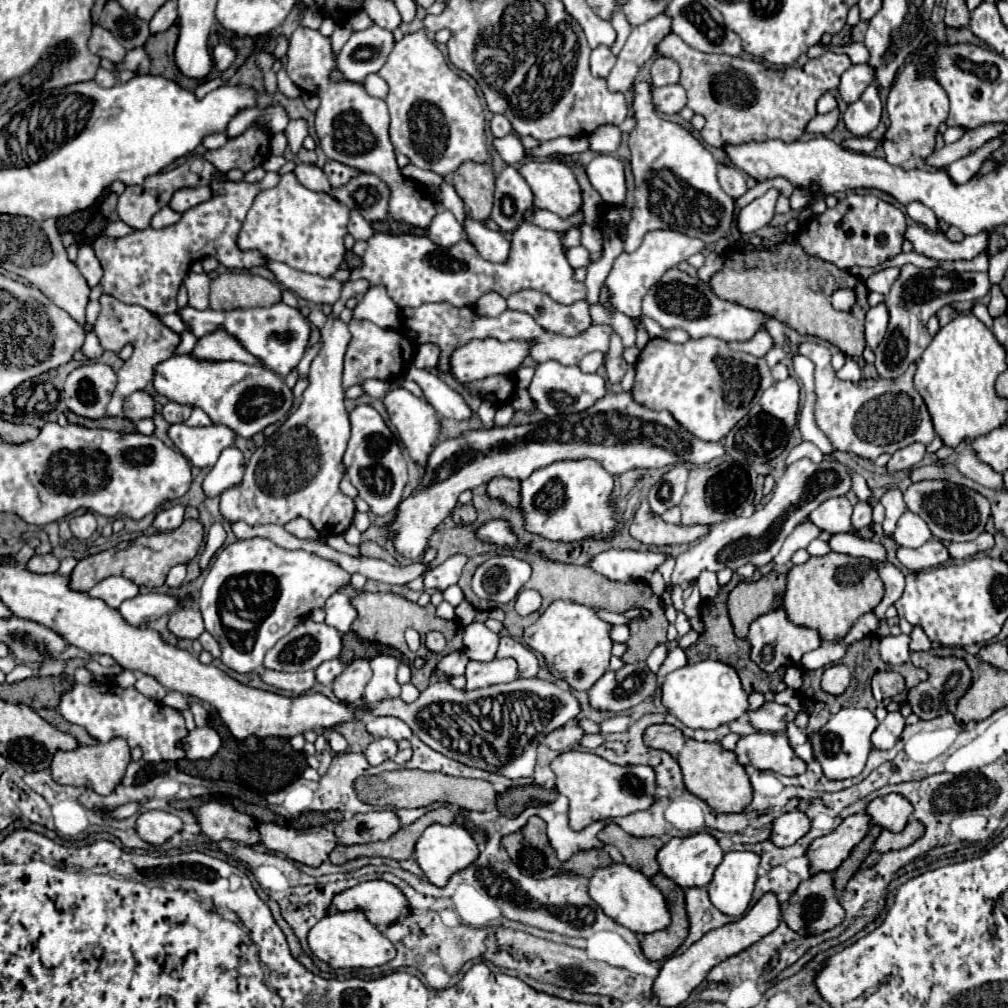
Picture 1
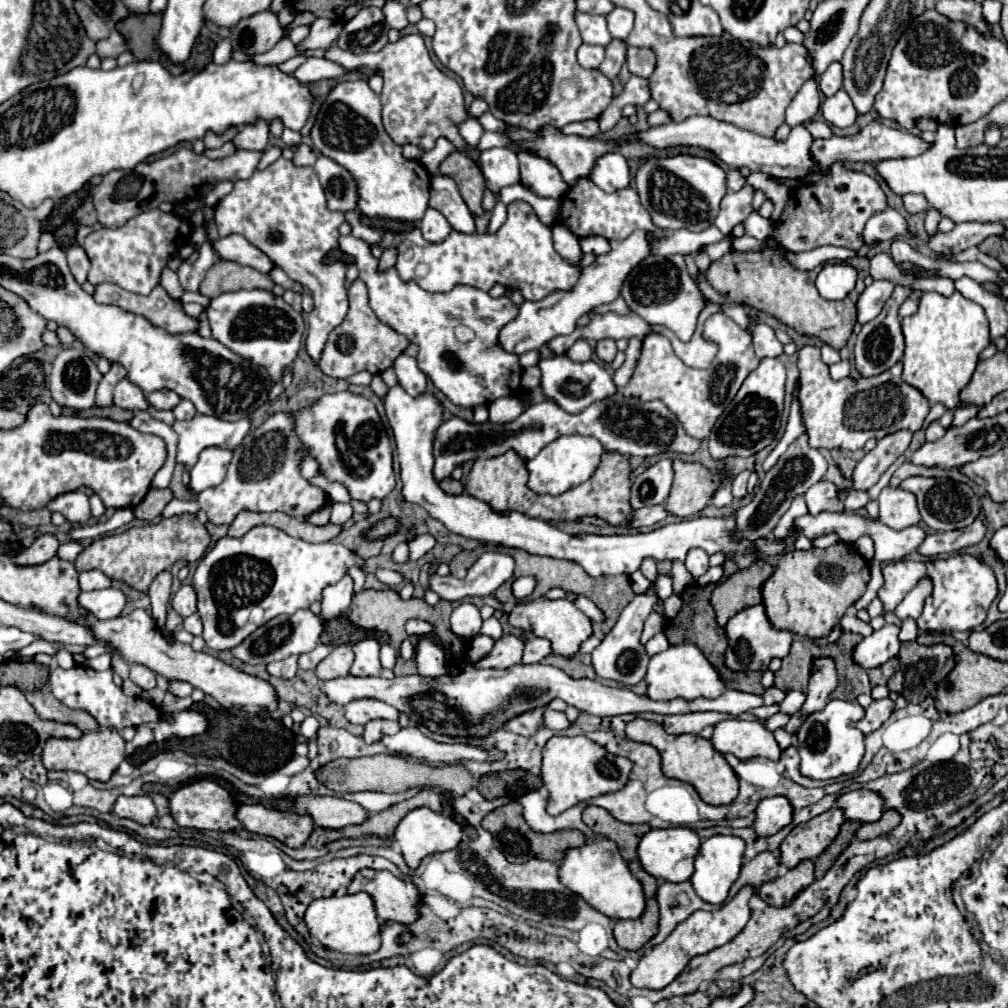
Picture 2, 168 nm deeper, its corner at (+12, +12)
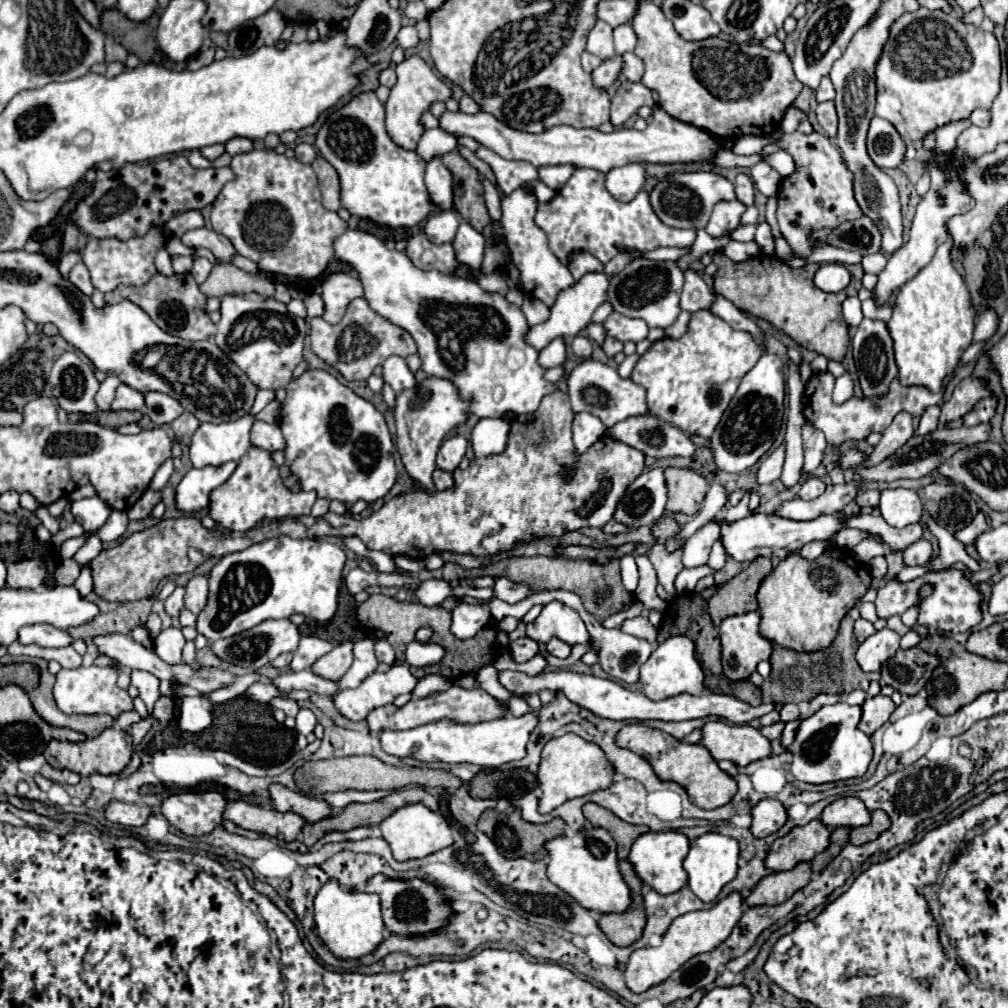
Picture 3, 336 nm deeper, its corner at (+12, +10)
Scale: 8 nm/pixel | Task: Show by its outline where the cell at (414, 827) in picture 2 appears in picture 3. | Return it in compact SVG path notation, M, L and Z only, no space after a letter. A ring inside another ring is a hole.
M420 802L402 806L400 810L394 810L388 818L384 818L384 822L380 822L380 830L382 830L382 836L388 842L388 846L390 846L396 860L424 858L424 856L428 856L436 850L442 850L442 848L446 848L454 842L452 830L450 830L446 818L438 812L428 810Z

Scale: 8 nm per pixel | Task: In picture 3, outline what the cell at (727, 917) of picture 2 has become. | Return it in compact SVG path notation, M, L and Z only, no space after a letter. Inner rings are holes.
M730 892L726 898L722 898L720 902L716 902L708 910L696 910L696 912L682 914L666 930L666 934L662 936L662 944L660 946L656 946L656 948L650 948L650 946L648 948L638 948L638 950L634 950L630 954L630 960L628 960L626 970L624 970L626 986L634 994L642 994L650 986L664 982L674 970L678 970L692 956L702 954L702 952L712 952L714 948L718 948L730 936L732 928L742 918L742 912L744 912L742 896L738 892Z

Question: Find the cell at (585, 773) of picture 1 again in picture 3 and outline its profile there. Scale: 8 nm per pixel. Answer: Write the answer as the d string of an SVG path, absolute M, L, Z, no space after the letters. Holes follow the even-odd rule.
M564 734L560 738L552 738L546 742L546 746L542 750L540 768L536 774L538 786L542 790L538 812L548 814L554 808L558 808L560 804L564 804L566 800L580 798L580 796L592 794L596 790L604 790L604 788L612 786L612 776L614 776L614 768L608 762L608 758L604 756L604 752L600 750L600 746L586 742L584 738L580 738L576 734Z

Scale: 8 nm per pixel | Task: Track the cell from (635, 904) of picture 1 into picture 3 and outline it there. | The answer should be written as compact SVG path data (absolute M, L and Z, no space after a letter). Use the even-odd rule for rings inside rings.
M586 824L580 832L572 836L556 836L544 844L548 850L548 878L560 890L570 894L580 906L610 914L610 912L624 912L630 906L630 890L618 870L616 858L616 844L612 836L604 828L594 828Z

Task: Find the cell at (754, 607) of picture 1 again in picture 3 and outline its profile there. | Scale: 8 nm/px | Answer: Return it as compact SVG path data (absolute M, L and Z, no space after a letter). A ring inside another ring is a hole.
M756 558L738 576L728 580L708 602L708 612L714 626L720 626L720 622L728 616L758 610L756 592L760 582L770 574L770 570L772 564L768 558Z

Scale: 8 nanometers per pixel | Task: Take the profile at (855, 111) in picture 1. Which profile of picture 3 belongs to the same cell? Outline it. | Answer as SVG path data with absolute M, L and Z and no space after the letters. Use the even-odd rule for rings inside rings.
M822 102L822 104L818 104L818 108L816 108L816 118L818 118L820 126L824 128L826 136L828 136L830 140L834 140L834 138L836 138L836 126L838 126L834 102Z

